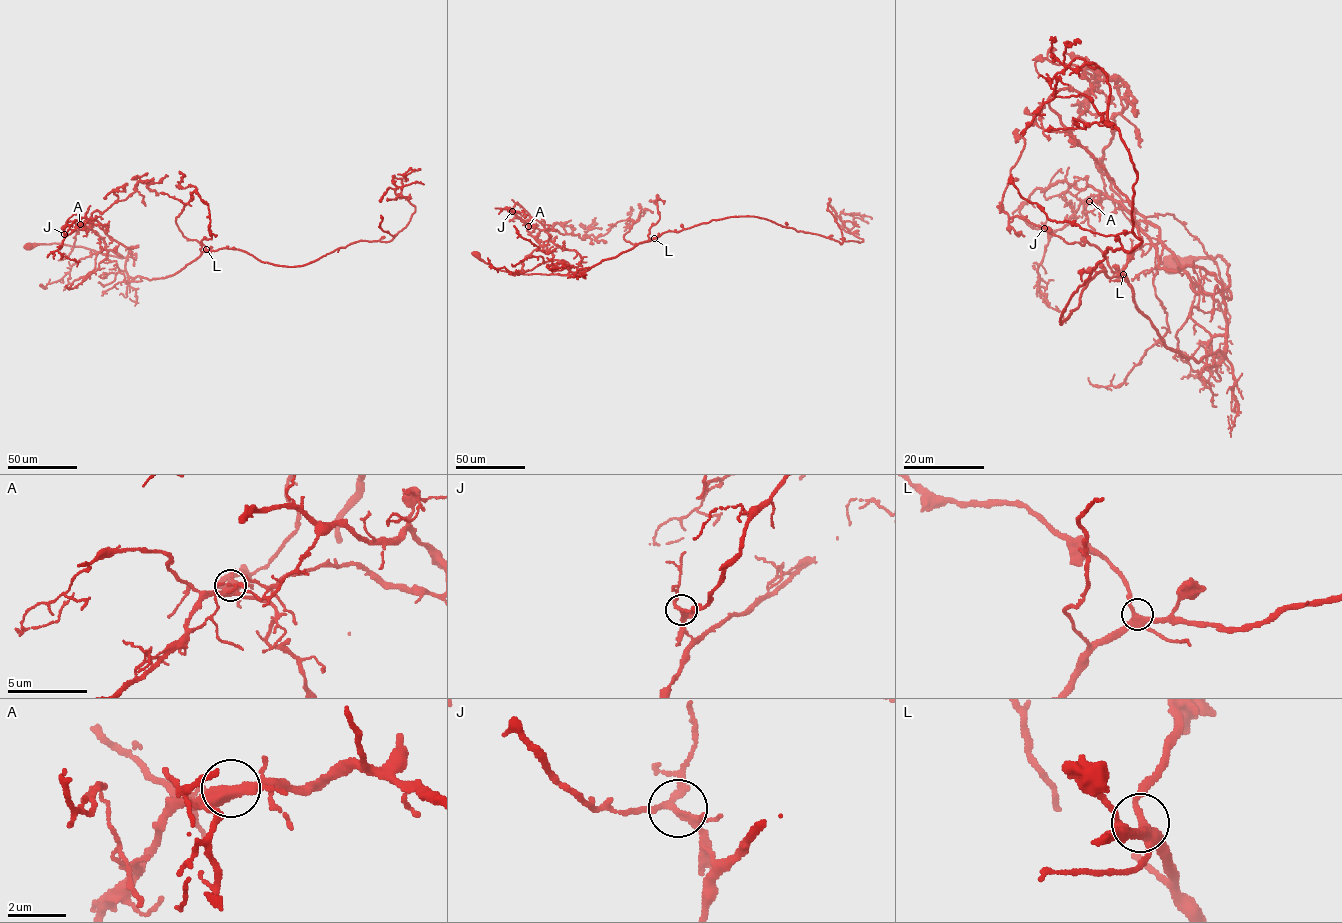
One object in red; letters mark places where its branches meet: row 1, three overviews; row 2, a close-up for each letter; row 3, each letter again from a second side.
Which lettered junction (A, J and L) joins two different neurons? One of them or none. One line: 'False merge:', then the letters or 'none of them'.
False merge: J

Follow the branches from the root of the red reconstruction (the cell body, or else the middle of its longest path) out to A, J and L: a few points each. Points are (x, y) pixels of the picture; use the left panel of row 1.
A: (28, 247), (62, 243), (121, 258), (133, 247), (114, 240), (98, 222), (80, 224)
J: (28, 247), (62, 243), (121, 258), (133, 247), (114, 240), (95, 219), (64, 234)
L: (28, 247), (62, 243), (125, 257), (125, 271), (129, 277), (149, 279), (178, 273), (206, 249)

